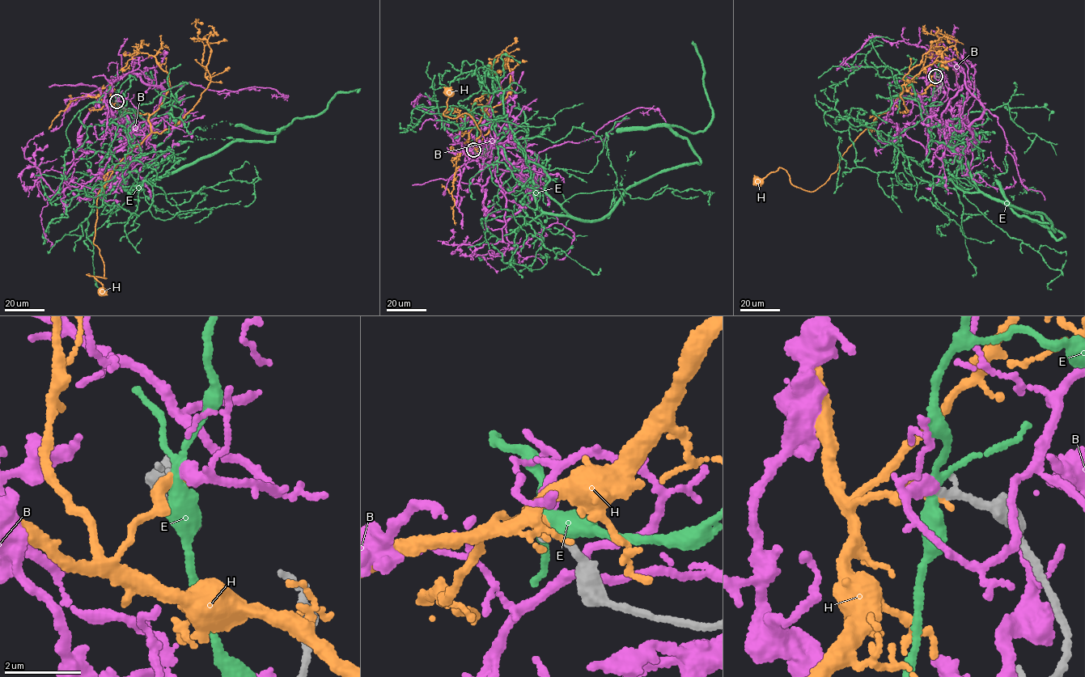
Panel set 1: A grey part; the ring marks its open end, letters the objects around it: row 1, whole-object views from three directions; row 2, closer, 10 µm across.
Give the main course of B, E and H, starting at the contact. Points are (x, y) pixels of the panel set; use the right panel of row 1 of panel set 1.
B: (935, 76), (952, 60), (984, 108), (969, 126), (979, 140), (968, 174), (1004, 188), (1012, 175)
E: (935, 76), (923, 105), (975, 185), (1064, 236), (1024, 215), (1056, 232), (1044, 214), (1005, 203)
H: (935, 76), (926, 92), (900, 94), (814, 191), (793, 185), (781, 167), (758, 181)

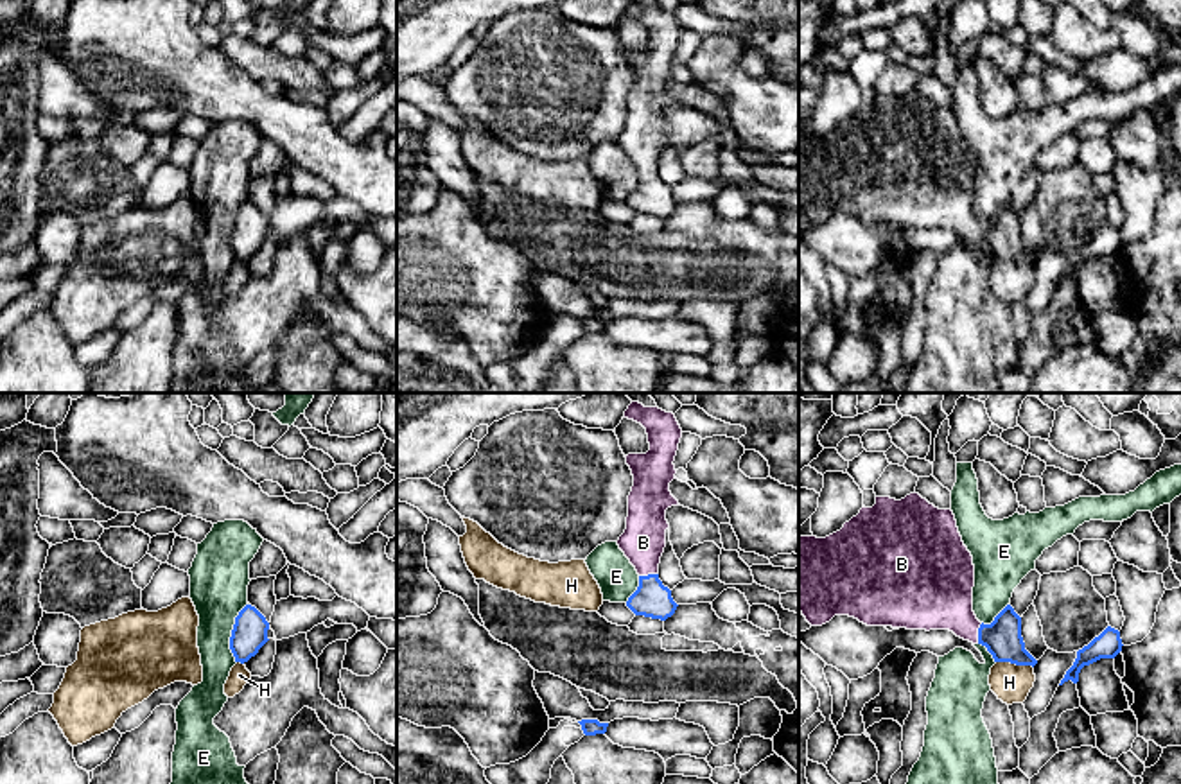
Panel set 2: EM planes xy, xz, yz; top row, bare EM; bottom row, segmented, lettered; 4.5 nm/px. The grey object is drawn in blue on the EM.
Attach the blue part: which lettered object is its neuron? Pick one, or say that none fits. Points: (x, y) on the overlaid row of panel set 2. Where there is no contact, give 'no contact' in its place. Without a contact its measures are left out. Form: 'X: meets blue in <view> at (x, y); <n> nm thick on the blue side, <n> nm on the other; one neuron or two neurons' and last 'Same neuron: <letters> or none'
B: meets blue in yz at (979, 634); 170 nm thick on the blue side, 300 nm on the other; one neuron
E: meets blue in xy at (232, 634); 160 nm thick on the blue side, 260 nm on the other; two neurons
H: meets blue in yz at (1014, 662); 170 nm thick on the blue side, 170 nm on the other; two neurons
Same neuron: B

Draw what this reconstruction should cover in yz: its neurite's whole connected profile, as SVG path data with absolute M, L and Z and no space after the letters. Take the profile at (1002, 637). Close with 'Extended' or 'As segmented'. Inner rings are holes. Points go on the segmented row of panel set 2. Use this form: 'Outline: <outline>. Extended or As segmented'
Outline: M919 493L901 501L876 497L872 508L862 508L844 527L826 538L799 536L799 612L811 626L822 626L835 615L849 615L867 626L892 626L906 630L949 630L973 644L982 644L994 662L1036 666L1025 649L1021 617L1007 605L991 624L984 624L973 612L975 565L962 542L951 510L939 510Z. Extended

